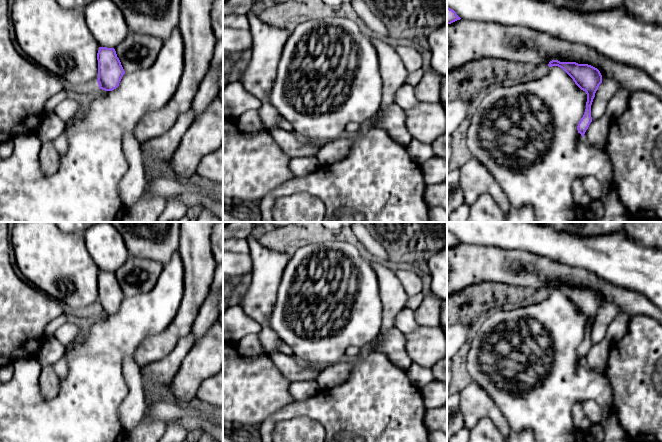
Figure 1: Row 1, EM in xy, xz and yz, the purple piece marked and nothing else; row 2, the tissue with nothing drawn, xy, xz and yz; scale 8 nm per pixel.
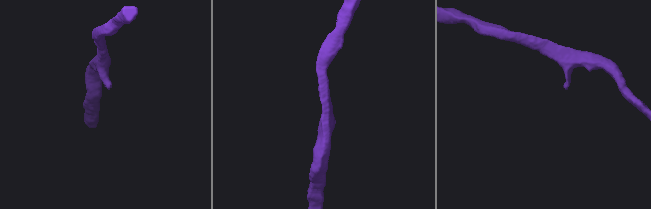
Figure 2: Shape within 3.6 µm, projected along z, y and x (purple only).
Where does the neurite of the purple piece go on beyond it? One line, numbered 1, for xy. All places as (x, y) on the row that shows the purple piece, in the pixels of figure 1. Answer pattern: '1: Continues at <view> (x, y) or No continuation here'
1: No continuation here

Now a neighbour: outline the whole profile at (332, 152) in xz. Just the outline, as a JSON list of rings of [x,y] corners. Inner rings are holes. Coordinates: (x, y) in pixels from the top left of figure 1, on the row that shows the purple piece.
[[[374,116],[362,122],[360,128],[353,135],[345,135],[344,137],[324,144],[316,155],[319,165],[330,166],[333,163],[347,158],[356,140],[375,128],[374,124],[376,120],[377,117]]]

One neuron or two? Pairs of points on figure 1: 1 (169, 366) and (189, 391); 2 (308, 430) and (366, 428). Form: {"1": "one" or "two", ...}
{"1": "two", "2": "two"}

